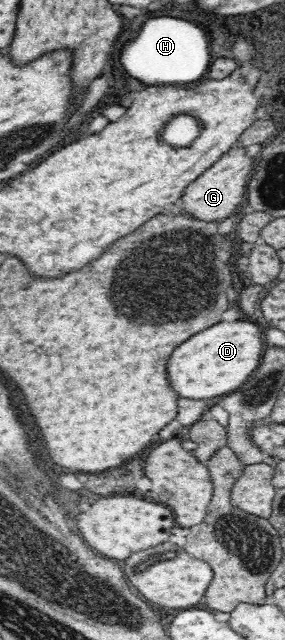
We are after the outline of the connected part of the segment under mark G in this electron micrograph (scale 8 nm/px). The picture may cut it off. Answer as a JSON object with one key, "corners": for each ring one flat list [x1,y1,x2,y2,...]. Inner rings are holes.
{"corners":[[235,146,228,153,219,157,213,167,209,167,193,181,181,194,180,213,191,216,195,220,205,222,219,222,233,215,239,203,243,203,252,169,255,167,256,158,249,157,241,147]]}

